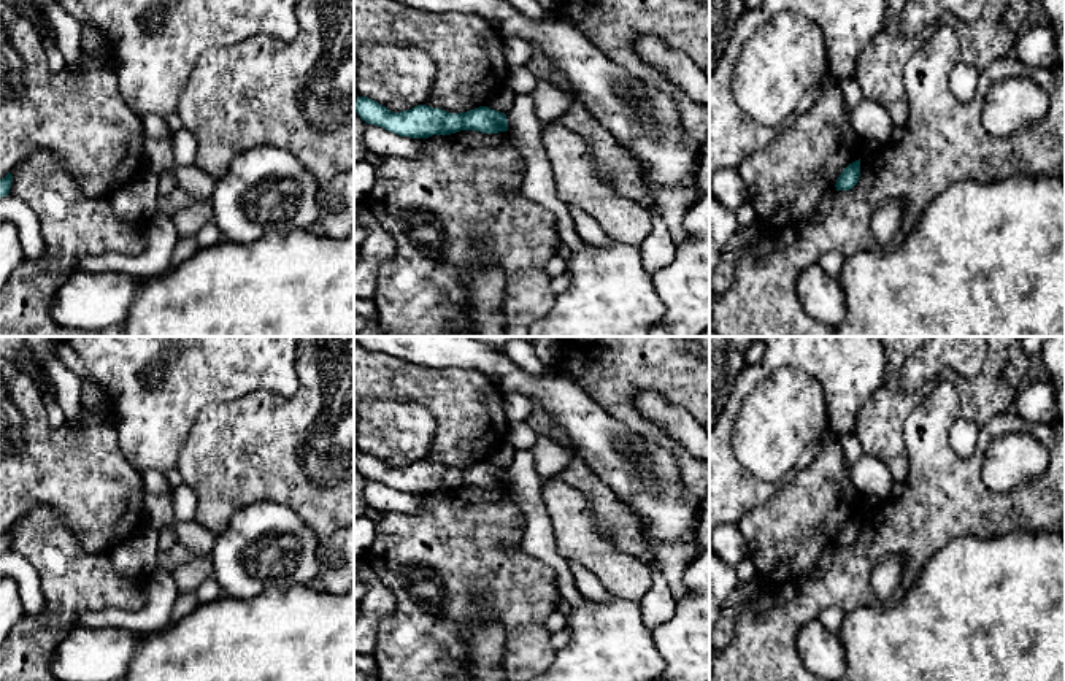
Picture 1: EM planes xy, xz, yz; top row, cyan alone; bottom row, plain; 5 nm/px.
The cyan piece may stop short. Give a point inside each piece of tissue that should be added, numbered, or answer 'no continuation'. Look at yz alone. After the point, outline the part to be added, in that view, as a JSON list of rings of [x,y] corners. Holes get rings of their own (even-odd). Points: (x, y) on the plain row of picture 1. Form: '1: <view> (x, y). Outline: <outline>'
no continuation

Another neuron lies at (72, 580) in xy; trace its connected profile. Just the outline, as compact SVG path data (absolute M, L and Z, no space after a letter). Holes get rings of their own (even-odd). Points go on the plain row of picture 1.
M35 505L10 527L10 551L27 560L40 581L44 608L38 614L24 614L10 637L0 644L0 681L59 681L49 670L56 648L73 630L84 611L138 611L146 603L146 579L117 573L111 556L89 554L67 527L65 519L49 505Z

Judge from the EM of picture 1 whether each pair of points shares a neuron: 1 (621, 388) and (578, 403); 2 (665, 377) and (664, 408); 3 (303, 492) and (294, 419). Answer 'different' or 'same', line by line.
1: different
2: different
3: same

